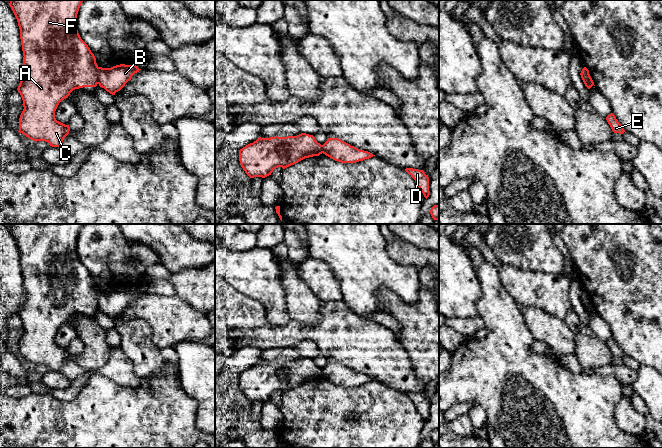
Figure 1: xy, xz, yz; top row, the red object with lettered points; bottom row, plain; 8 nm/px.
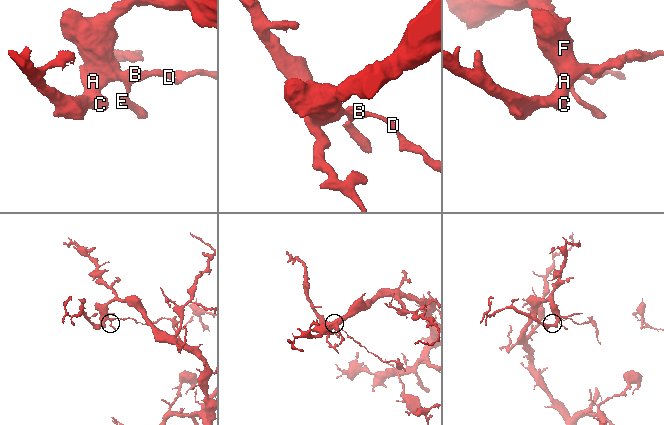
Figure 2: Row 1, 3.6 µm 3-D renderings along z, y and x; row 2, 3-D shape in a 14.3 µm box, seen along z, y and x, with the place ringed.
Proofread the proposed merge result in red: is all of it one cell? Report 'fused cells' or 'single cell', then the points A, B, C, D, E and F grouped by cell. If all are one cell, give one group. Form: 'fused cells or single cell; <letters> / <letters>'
fused cells; A C F / B D E

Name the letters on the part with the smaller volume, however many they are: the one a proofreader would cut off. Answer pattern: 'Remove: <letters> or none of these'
Remove: B, D, E

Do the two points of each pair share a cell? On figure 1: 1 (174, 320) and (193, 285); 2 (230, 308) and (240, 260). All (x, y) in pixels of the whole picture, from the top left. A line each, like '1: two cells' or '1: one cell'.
1: two cells
2: two cells

